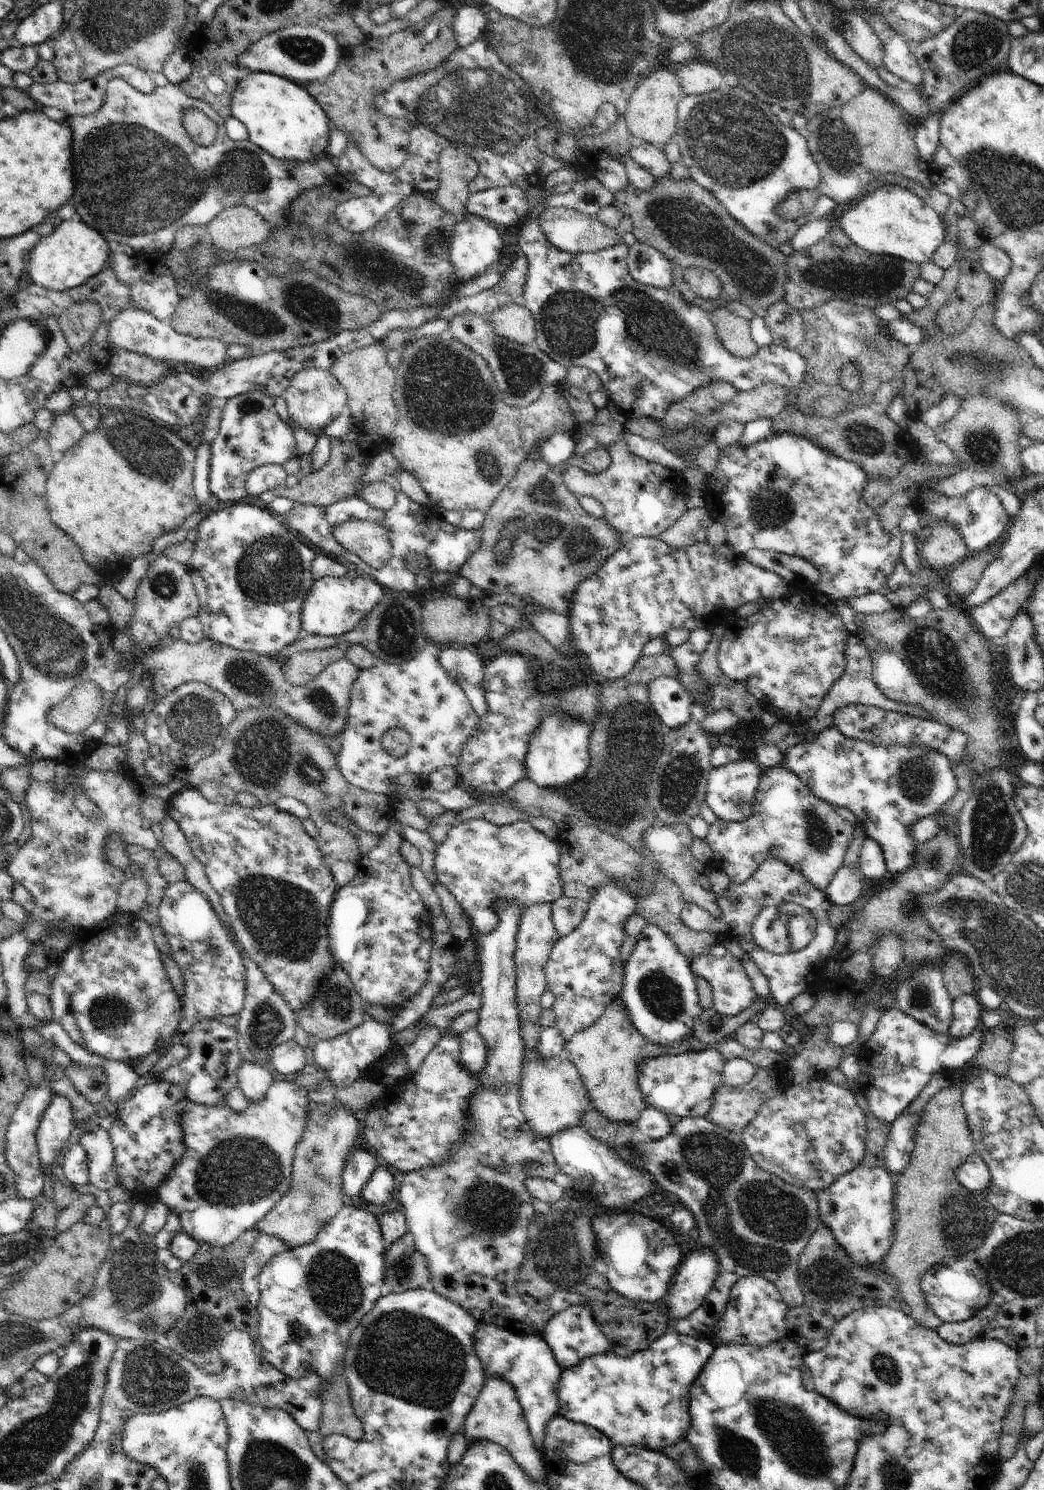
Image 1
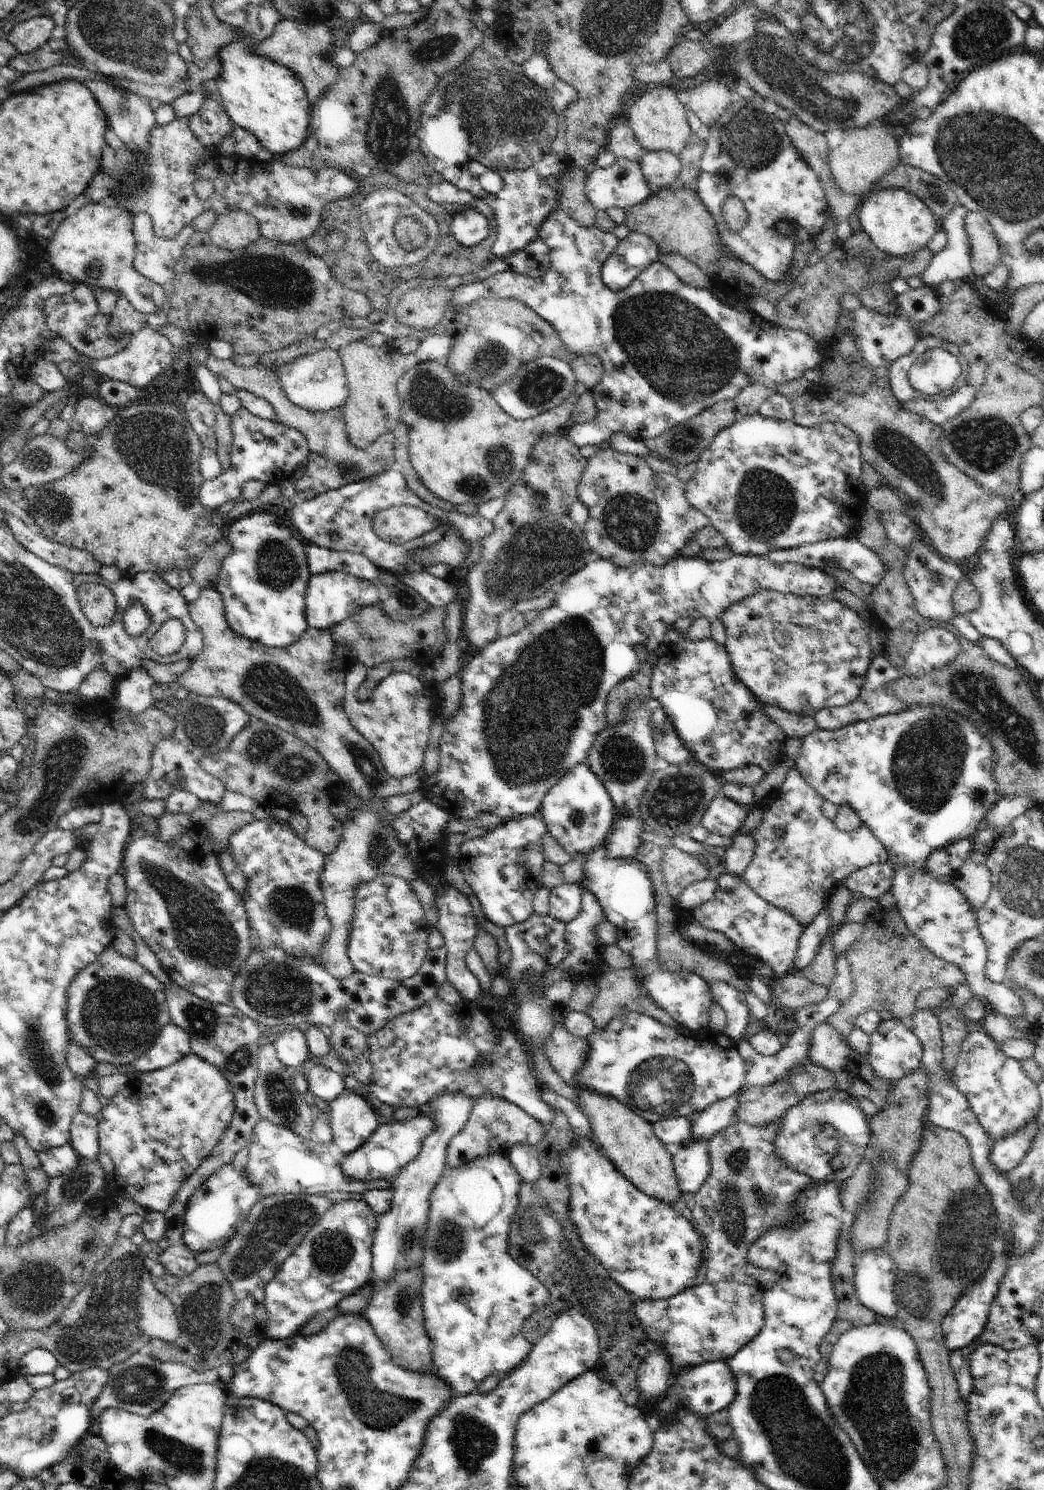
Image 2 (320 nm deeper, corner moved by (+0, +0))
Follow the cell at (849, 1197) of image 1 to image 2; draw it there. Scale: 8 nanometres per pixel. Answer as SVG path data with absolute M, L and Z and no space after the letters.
M884 1249L868 1251L856 1262L854 1286L858 1300L867 1309L884 1318L897 1318L894 1294L897 1268Z

